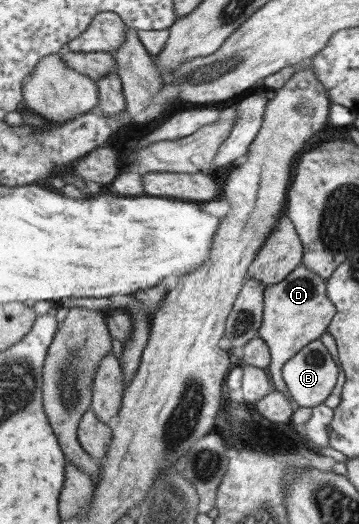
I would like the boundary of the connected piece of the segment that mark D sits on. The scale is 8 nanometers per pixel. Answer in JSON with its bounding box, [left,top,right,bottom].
[258,264,334,412]

